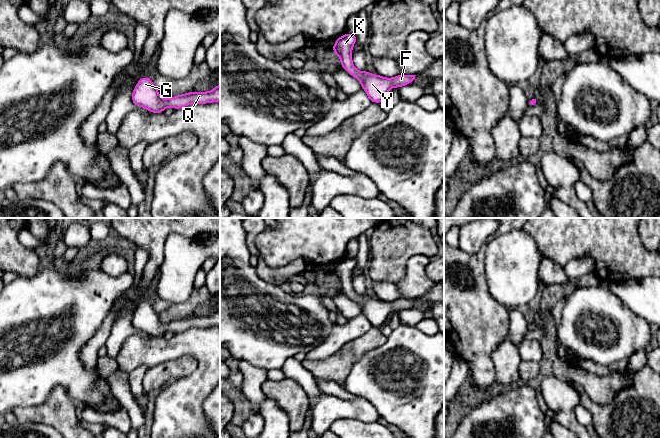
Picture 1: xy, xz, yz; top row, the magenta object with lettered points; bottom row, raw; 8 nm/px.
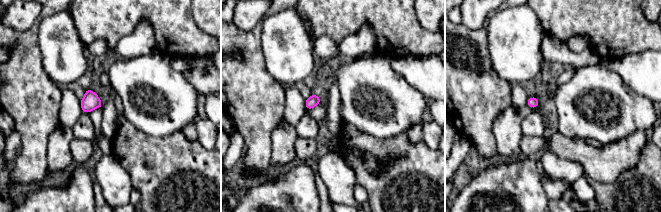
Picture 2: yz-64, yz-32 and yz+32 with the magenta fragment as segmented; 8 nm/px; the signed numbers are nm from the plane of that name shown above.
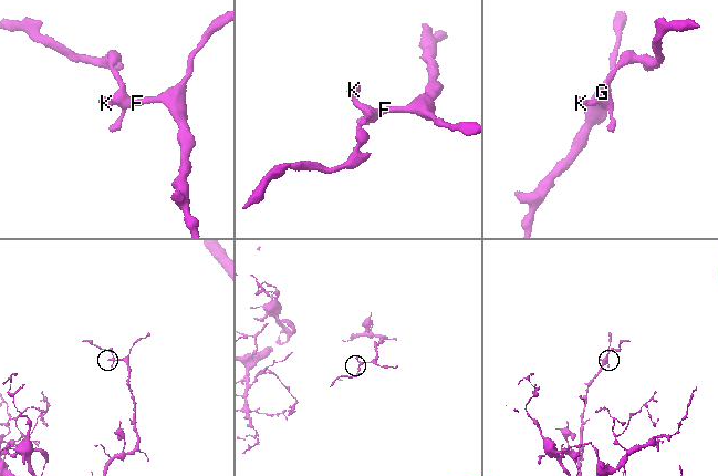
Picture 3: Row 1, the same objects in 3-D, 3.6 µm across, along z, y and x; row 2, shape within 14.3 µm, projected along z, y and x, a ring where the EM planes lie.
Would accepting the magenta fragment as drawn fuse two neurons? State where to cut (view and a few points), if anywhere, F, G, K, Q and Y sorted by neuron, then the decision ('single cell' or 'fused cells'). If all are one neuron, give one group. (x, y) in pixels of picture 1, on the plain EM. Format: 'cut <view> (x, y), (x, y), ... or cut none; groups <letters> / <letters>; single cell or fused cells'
cut none; groups F G K Q Y; single cell

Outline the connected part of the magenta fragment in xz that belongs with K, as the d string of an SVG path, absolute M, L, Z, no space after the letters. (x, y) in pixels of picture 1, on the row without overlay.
M344 258L335 264L332 275L340 281L341 291L361 306L361 312L366 315L370 326L380 328L393 310L399 312L411 308L415 303L416 299L400 298L394 302L385 302L378 298L370 298L366 294L358 295L352 286L352 272L356 266L356 258Z

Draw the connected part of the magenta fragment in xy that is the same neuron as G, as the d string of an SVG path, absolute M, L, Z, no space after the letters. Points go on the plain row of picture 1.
M142 301L132 316L132 326L134 329L143 331L151 337L164 336L168 330L173 333L180 333L189 328L220 327L220 308L208 316L190 315L167 324L159 319L158 311L153 308L150 302Z

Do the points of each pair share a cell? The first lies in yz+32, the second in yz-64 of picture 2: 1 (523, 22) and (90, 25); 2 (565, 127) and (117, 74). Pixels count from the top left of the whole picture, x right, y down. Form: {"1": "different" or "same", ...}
{"1": "different", "2": "same"}

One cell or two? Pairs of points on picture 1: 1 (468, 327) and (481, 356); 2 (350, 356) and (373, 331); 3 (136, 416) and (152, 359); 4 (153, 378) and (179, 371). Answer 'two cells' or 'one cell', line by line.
1: one cell
2: one cell
3: two cells
4: one cell

